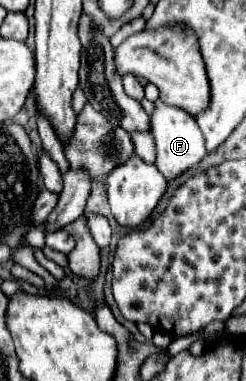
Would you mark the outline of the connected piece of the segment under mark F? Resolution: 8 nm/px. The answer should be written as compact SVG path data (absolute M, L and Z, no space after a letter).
M160 99L154 101L154 111L150 115L150 133L156 143L156 165L166 179L178 177L180 173L202 161L202 157L206 155L204 137L202 131L198 129L196 119L190 117L190 113L186 113L184 109L166 105Z

